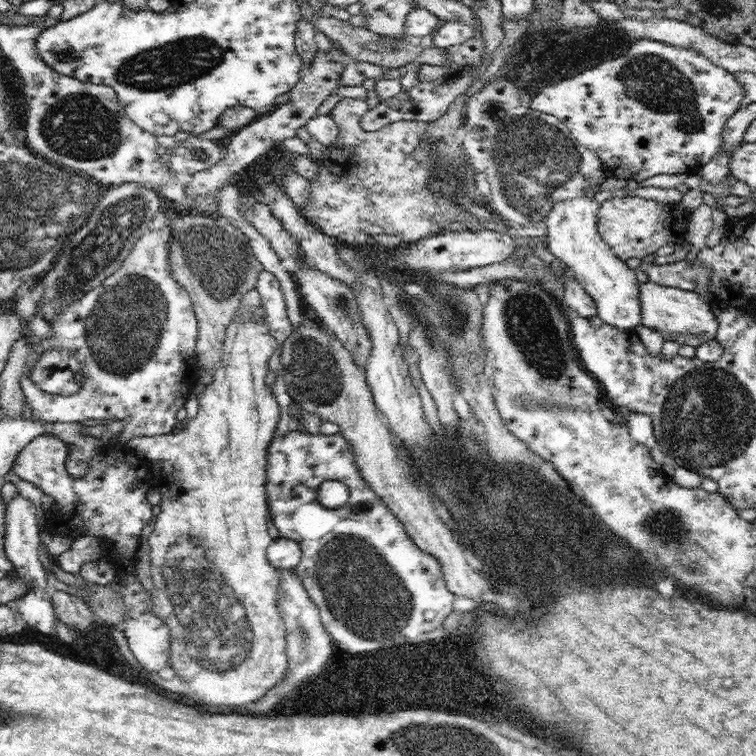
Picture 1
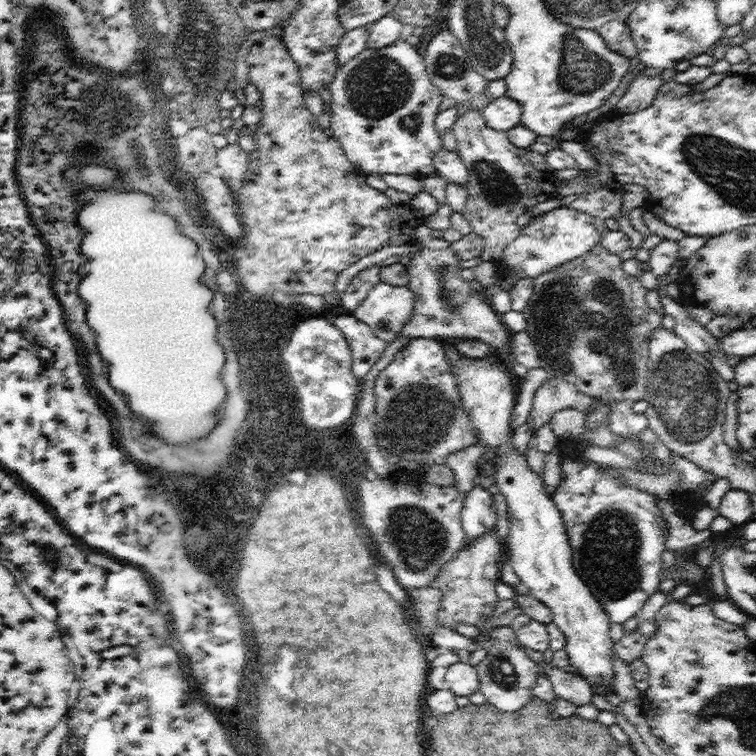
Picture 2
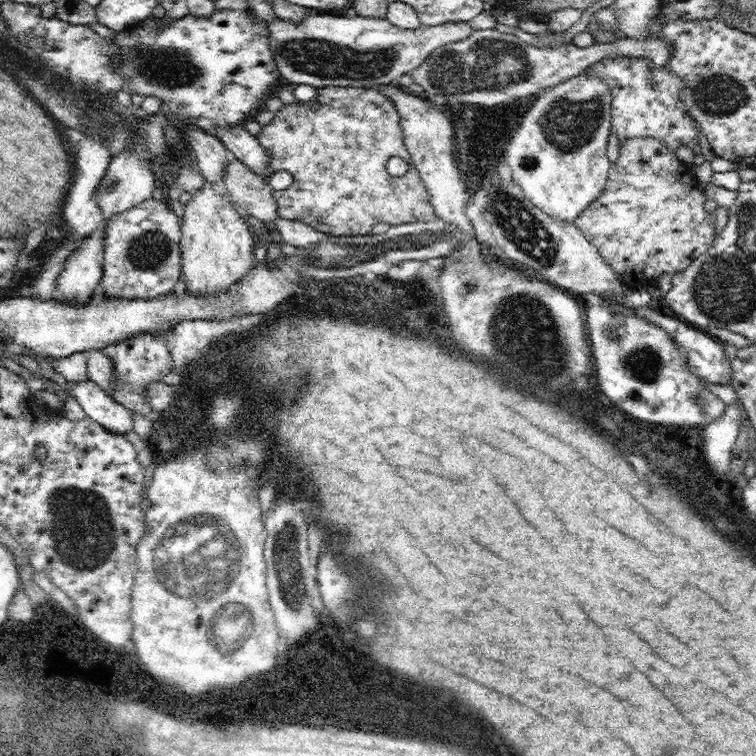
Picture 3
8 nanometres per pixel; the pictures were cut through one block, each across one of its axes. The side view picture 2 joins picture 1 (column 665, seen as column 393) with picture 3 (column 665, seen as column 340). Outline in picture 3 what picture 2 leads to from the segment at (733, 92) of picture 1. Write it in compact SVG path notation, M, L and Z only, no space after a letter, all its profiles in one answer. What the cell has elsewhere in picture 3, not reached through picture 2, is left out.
M620 56L616 60L604 58L592 64L588 68L588 76L592 74L600 76L608 84L612 96L612 134L620 138L620 146L628 138L652 136L676 152L680 146L698 142L704 134L702 126L688 114L686 104L680 100L686 86L678 76L672 76L666 66L656 68L652 60Z

